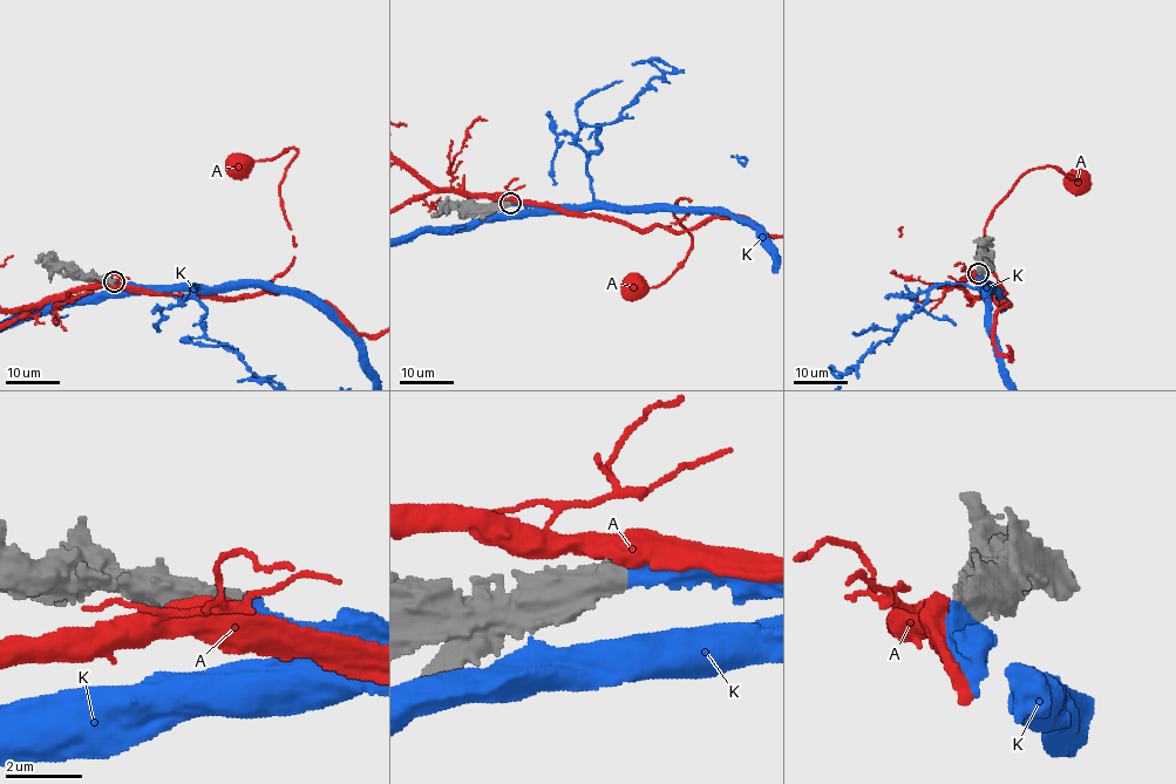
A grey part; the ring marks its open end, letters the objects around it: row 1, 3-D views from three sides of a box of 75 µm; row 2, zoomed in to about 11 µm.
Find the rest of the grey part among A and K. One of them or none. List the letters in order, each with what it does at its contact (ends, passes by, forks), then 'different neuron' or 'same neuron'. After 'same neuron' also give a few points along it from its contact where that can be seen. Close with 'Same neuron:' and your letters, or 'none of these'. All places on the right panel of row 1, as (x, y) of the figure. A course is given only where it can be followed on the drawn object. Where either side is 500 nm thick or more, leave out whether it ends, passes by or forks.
A: different neuron
K: same neuron
Same neuron: K

